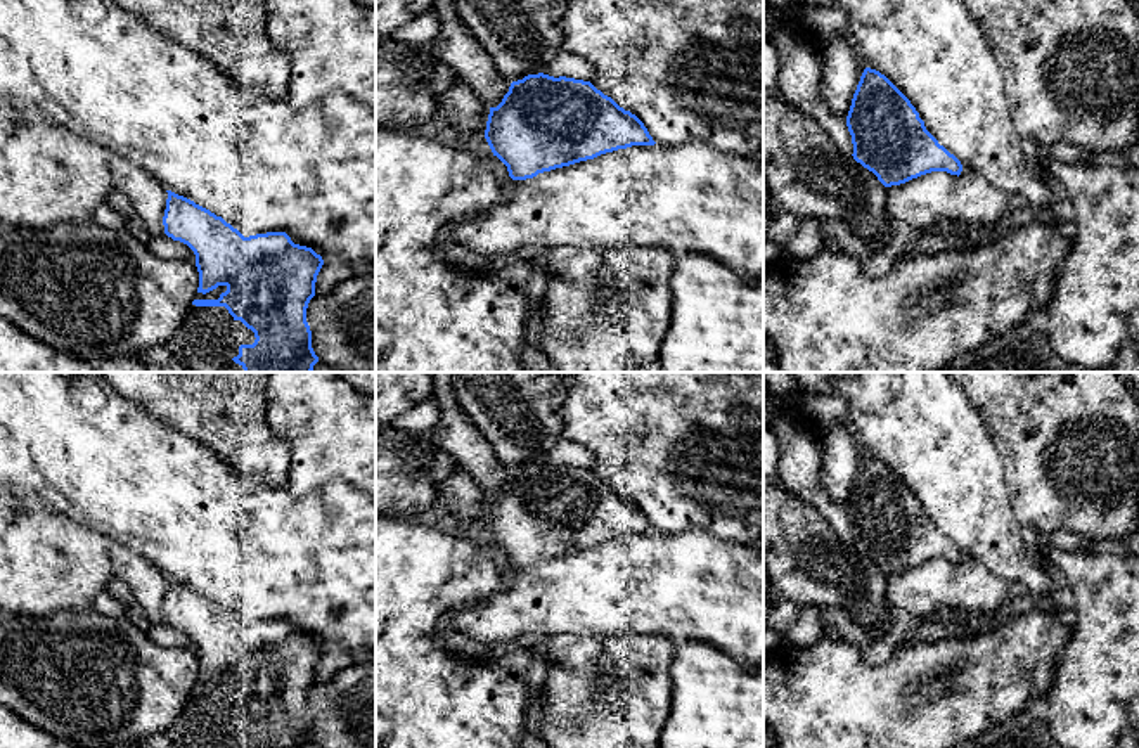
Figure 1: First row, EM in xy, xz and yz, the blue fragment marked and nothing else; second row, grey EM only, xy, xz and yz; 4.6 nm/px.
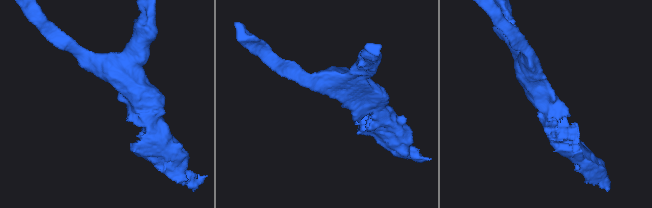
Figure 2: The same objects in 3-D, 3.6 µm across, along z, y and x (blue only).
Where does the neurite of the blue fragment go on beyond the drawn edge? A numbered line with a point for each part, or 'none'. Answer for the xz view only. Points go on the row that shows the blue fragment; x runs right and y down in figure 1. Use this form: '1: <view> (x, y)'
none

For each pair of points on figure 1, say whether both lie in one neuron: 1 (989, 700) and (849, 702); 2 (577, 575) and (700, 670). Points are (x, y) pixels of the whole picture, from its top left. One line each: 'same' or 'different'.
1: same
2: different

